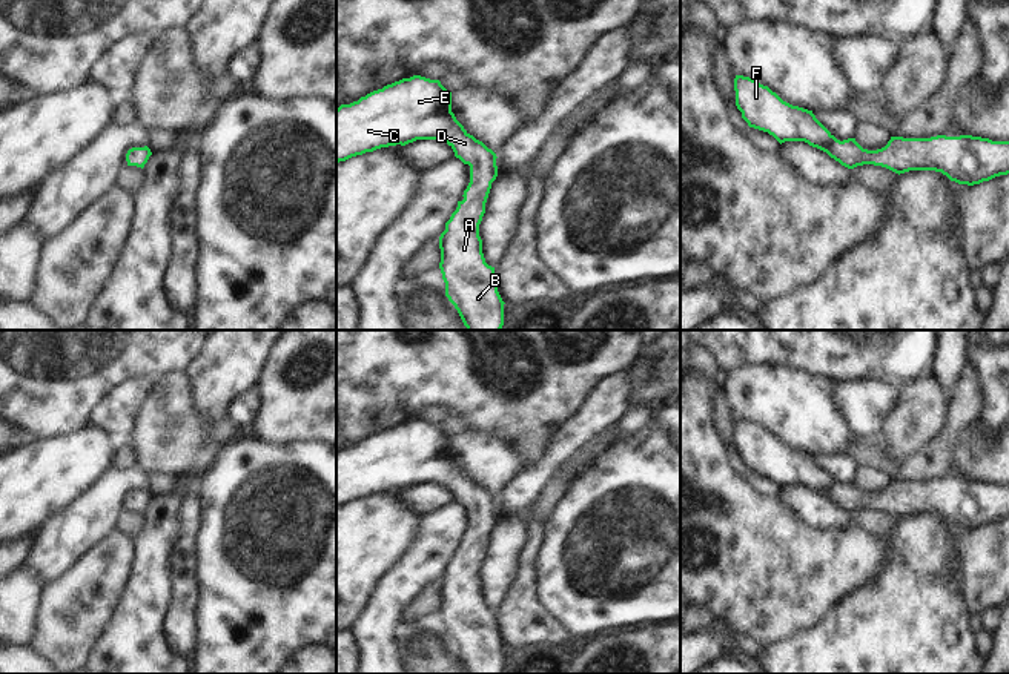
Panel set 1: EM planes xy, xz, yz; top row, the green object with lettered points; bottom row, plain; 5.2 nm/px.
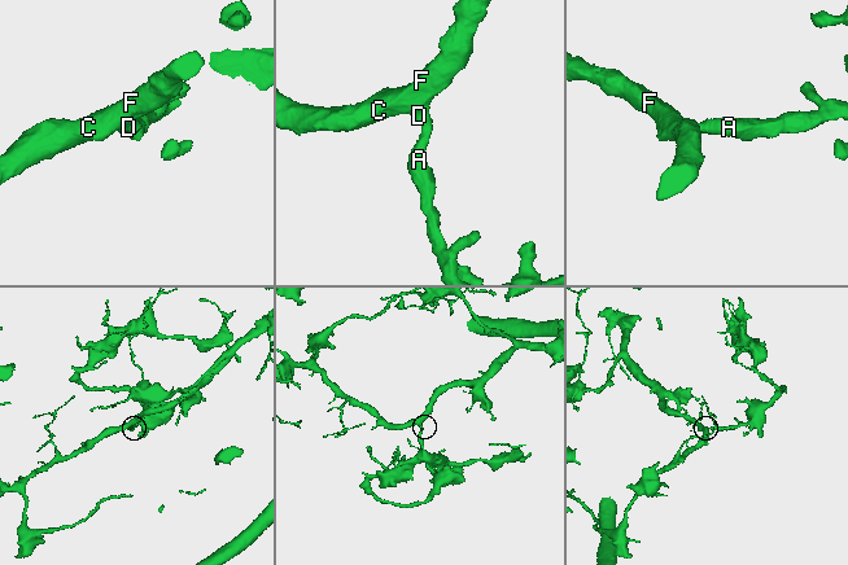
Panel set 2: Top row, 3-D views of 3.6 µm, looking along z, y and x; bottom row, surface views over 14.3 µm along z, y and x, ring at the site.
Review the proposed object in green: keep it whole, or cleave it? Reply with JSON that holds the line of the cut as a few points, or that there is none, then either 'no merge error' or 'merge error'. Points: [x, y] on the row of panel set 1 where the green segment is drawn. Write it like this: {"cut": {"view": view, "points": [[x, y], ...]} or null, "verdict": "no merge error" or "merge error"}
{"cut": null, "verdict": "no merge error"}

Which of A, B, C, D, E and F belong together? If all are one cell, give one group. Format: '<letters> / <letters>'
A B C D E F

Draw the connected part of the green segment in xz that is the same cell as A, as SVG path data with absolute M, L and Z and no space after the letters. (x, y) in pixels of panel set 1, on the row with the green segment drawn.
M413 75L336 109L336 163L381 147L405 146L416 140L441 140L453 149L456 158L470 166L470 183L464 190L464 200L458 201L456 210L439 236L439 269L445 282L445 296L458 310L467 330L501 330L505 302L498 292L495 267L485 263L479 236L485 203L491 183L498 177L498 157L456 120L452 112L452 92L439 80Z

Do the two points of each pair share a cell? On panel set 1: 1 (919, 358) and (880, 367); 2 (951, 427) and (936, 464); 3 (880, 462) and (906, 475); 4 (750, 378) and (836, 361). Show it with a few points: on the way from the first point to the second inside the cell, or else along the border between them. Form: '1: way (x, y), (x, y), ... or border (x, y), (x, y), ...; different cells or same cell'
1: way (909, 358), (889, 358); same cell
2: way (946, 436), (936, 455); same cell
3: border (902, 462), (897, 479); different cells
4: border (765, 364), (791, 364), (823, 381); different cells

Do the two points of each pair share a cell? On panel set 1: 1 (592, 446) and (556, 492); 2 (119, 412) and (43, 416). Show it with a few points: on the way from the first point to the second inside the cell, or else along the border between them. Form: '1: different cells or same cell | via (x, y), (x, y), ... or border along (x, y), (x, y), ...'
1: same cell | via (582, 456), (559, 481)
2: different cells | border along (115, 386), (95, 407), (88, 422)

